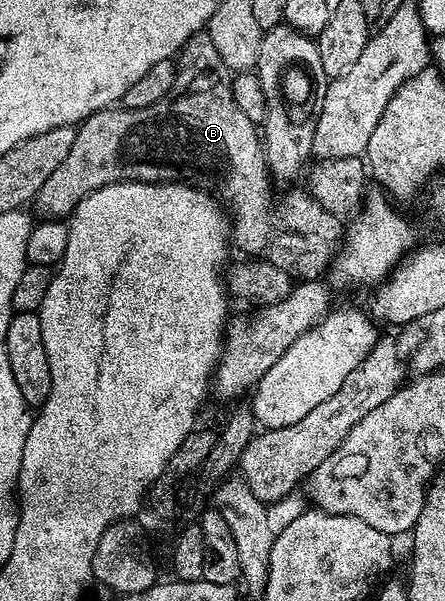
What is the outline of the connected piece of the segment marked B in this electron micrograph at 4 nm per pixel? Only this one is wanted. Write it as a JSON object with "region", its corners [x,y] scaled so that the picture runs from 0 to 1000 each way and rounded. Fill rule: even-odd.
{"region":[[[449,53],[431,60],[398,97],[393,113],[393,138],[387,140],[382,153],[362,166],[353,166],[339,178],[326,180],[243,180],[229,185],[227,196],[222,190],[204,190],[184,203],[175,205],[169,218],[169,231],[164,233],[164,246],[155,246],[155,260],[146,260],[146,266],[137,266],[137,280],[128,280],[128,286],[119,286],[119,293],[110,293],[110,300],[101,300],[101,306],[92,306],[92,319],[74,331],[74,343],[90,349],[94,361],[106,366],[142,366],[169,351],[169,341],[191,326],[200,326],[200,319],[209,319],[218,313],[236,313],[245,306],[263,306],[265,303],[400,303],[404,300],[420,304],[422,309],[445,309],[449,313],[476,313],[485,331],[506,344],[508,354],[515,358],[515,396],[537,416],[548,416],[548,424],[571,426],[575,431],[602,436],[604,439],[622,439],[622,446],[631,446],[631,453],[649,453],[649,459],[658,466],[717,466],[737,454],[739,444],[753,434],[755,423],[762,421],[764,408],[771,401],[775,388],[773,371],[766,368],[764,358],[739,353],[730,346],[721,346],[721,339],[688,314],[654,316],[663,313],[645,313],[636,323],[636,329],[627,329],[618,336],[618,329],[609,324],[609,309],[613,311],[613,298],[607,283],[600,281],[600,263],[591,258],[591,240],[584,225],[578,221],[575,205],[560,200],[560,193],[551,193],[551,186],[542,186],[542,180],[533,180],[533,166],[524,166],[524,146],[519,145],[521,118],[510,115],[506,105],[497,100],[497,93],[488,88],[488,80],[479,80],[479,67],[470,67],[463,53]]]}

